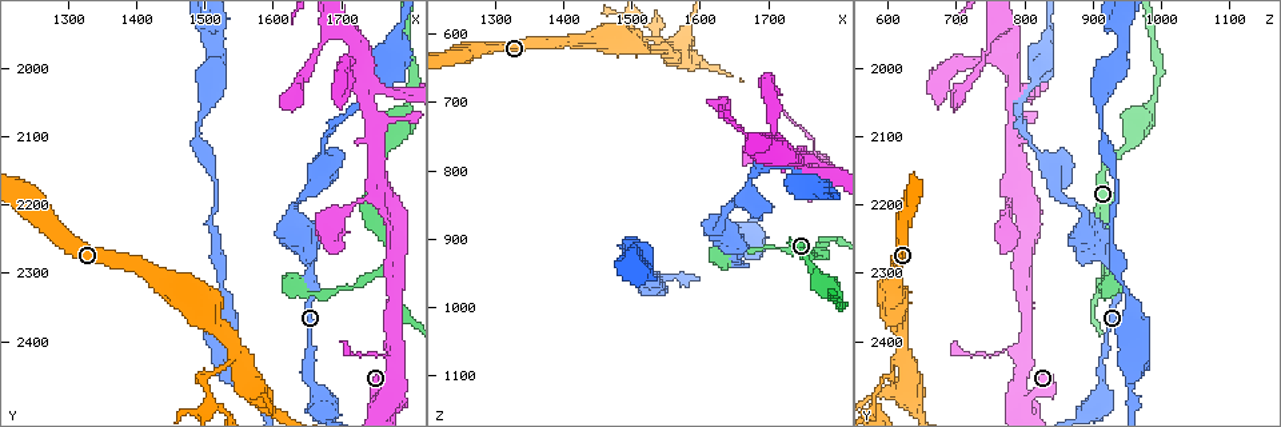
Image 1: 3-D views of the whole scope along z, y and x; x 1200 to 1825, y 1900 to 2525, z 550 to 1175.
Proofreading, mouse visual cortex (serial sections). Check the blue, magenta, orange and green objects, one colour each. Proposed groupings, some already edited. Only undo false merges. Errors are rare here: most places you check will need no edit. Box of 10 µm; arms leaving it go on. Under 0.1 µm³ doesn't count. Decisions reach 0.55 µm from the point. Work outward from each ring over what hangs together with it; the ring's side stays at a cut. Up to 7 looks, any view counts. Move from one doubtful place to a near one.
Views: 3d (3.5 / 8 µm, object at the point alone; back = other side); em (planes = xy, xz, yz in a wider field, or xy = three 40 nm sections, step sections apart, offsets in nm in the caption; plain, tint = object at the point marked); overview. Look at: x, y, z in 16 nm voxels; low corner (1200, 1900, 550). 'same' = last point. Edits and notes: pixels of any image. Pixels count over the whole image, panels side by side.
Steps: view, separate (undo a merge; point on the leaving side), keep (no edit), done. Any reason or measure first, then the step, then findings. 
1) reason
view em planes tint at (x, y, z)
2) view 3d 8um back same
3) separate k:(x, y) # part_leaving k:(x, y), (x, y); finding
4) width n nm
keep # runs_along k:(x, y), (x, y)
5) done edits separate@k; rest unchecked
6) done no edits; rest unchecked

three-way junction
view 3d 3.5um at (1775, 2220, 810)

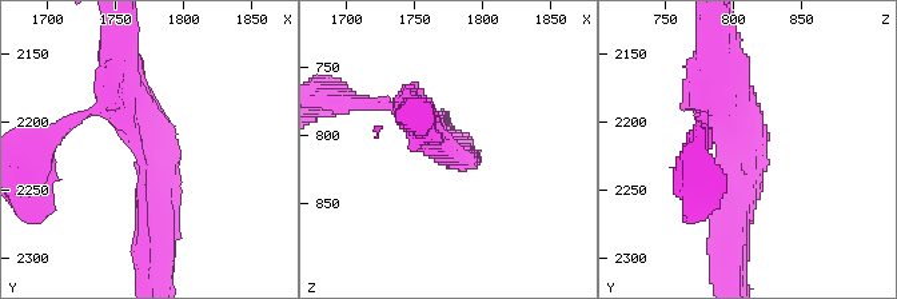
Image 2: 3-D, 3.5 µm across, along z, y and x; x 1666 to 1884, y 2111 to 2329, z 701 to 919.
arms 3; arm_widths 300, 300, 400 nm; need the tissue
view em xy step 5 tint at (1776, 2214, 810)

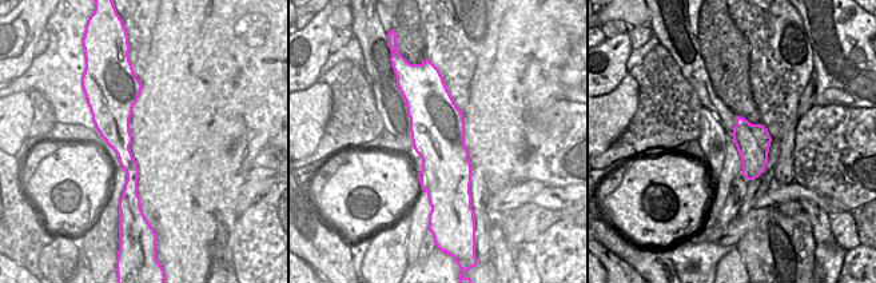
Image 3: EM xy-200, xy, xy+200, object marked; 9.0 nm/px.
keep # runs_along 2:(148, 230), (148, 115), (119, 67); all the same cell

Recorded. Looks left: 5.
side arm on a straight run
view 3d 3.5um at (1735, 2040, 785)

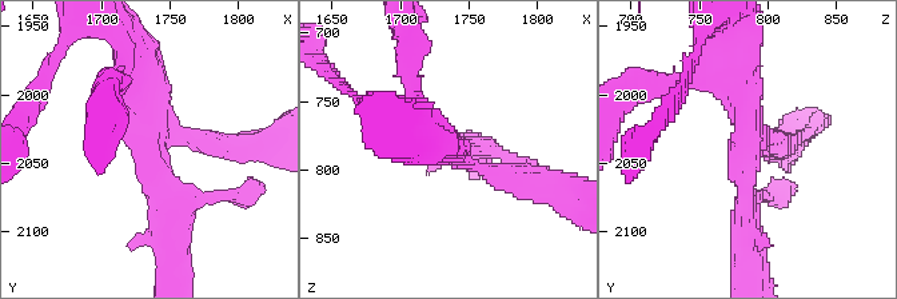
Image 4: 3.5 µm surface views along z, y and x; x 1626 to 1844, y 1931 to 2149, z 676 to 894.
arms 3; arm_widths 200, 300, 450 nm; now the EM
view em xy step 3 tint at (1734, 2038, 786)

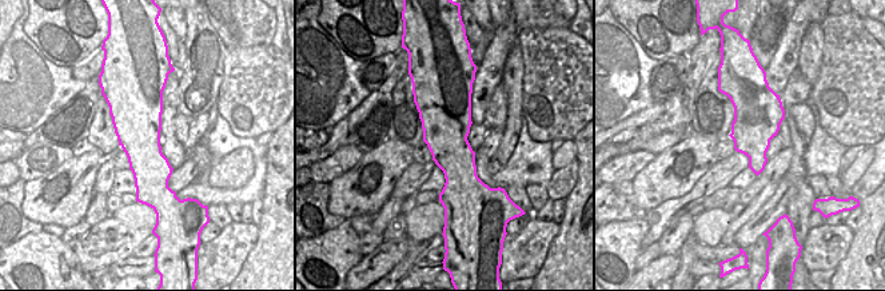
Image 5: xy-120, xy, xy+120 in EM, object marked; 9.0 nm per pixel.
keep # runs_along 4:(170, 230), (138, 54); all the same cell

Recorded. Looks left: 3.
small branch off a trunk
view 3d 3.5um at (1550, 2420, 620)

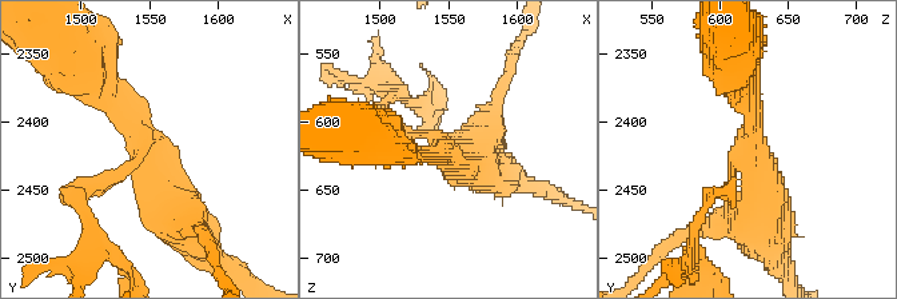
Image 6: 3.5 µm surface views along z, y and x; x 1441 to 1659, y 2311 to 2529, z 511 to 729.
arms 3; arm_widths 150, 250, 600 nm; now the EM
view em xy step 3 tint at (1544, 2424, 622)

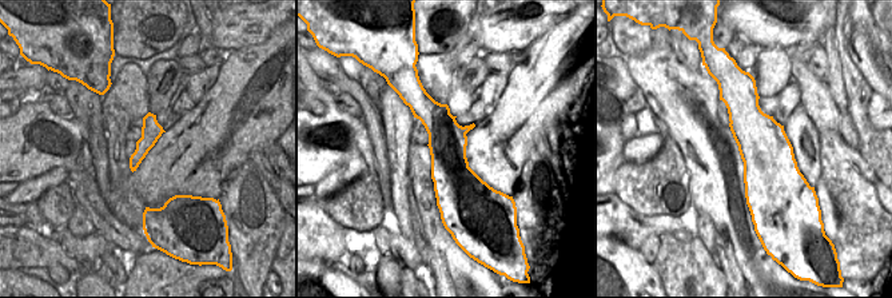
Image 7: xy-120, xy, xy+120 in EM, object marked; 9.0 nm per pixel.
keep # runs_along 7:(422, 96), (448, 139), (454, 206); all the same cell

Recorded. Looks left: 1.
done no edits; rest unchecked

